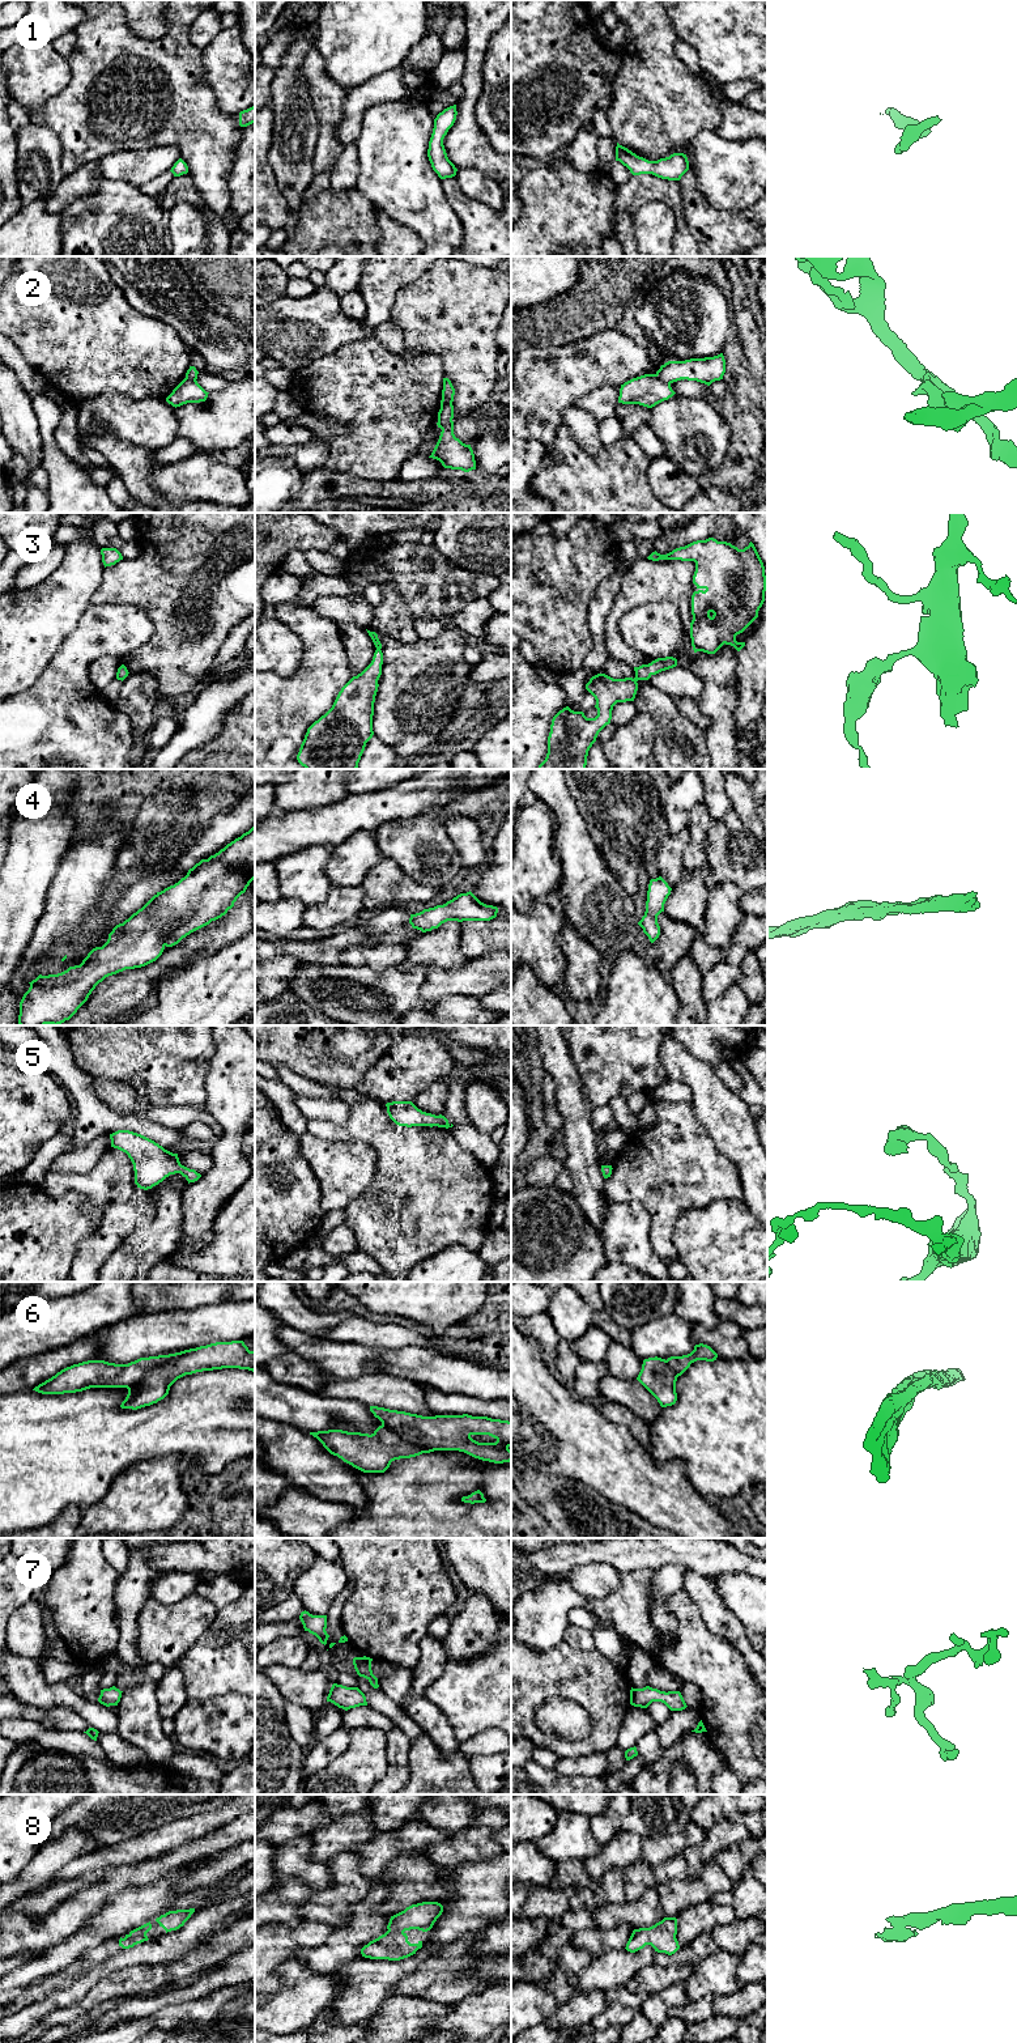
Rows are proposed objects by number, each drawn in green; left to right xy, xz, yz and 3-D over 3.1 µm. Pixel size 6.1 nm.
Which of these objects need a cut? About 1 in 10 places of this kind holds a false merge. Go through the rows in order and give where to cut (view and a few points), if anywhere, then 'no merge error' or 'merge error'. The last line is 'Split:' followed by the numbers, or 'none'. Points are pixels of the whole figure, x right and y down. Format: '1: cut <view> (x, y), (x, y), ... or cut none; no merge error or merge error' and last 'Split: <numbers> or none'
1: cut none; no merge error
2: cut yz (655, 374), (669, 385); merge error
3: cut none; no merge error
4: cut none; no merge error
5: cut none; no merge error
6: cut xy (179, 1353), (160, 1364), (152, 1366), (135, 1384), (127, 1388); merge error
7: cut none; no merge error
8: cut none; no merge error
Split: 2, 6

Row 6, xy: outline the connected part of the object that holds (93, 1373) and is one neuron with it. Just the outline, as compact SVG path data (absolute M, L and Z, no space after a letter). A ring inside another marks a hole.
M179 1352L140 1358L128 1364L88 1360L61 1369L33 1390L42 1394L64 1394L90 1388L129 1388L141 1381L149 1368L161 1365L175 1355Z

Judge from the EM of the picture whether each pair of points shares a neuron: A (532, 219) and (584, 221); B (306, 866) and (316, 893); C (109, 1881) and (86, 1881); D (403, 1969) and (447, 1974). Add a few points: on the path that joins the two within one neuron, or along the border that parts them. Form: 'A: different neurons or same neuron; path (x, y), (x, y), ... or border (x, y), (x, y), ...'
A: same neuron; path (545, 219), (571, 219)
B: same neuron; path (306, 873), (306, 882), (311, 887)
C: different neurons; border (106, 1871), (96, 1882), (80, 1889), (71, 1897)
D: different neurons; border (435, 1957), (425, 1961), (392, 1988)

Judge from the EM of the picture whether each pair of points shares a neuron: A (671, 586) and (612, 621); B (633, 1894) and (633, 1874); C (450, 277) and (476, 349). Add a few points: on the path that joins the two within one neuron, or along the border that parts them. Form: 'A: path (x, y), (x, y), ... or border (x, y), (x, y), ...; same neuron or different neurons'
A: path (655, 586), (642, 586), (622, 606); same neuron
B: path (633, 1889), (633, 1880); same neuron
C: path (452, 296), (454, 315), (462, 331); same neuron

